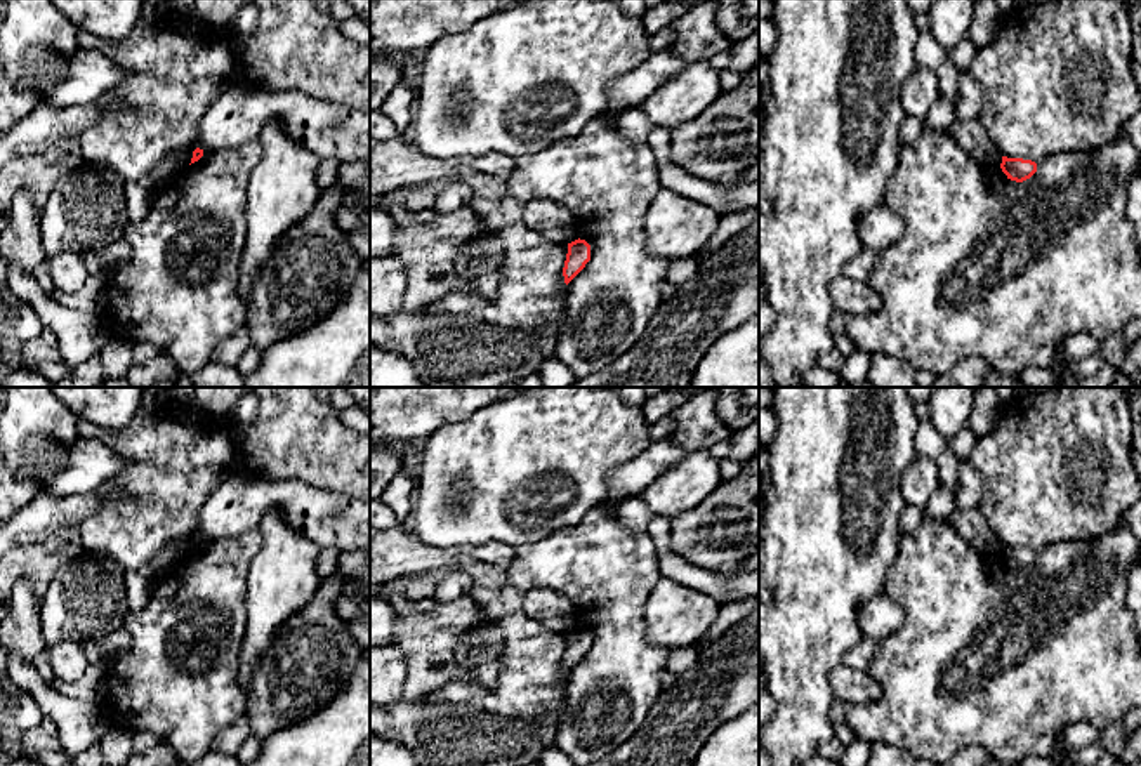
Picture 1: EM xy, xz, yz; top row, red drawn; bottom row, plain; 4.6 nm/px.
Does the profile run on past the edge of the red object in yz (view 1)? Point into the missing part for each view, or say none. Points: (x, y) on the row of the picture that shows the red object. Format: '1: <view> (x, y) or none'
1: none

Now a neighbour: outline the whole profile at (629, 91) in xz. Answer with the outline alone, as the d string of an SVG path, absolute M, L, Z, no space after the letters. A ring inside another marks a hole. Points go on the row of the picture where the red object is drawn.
M670 50L651 52L636 69L618 76L606 92L606 111L622 113L639 104L662 83L670 82L689 61Z

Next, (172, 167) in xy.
M195 149L177 151L167 156L158 167L151 170L149 177L153 181L162 181L163 184L179 181L191 163L193 151Z

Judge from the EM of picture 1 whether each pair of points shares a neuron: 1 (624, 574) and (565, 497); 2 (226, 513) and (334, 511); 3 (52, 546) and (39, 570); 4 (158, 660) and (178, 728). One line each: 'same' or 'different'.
1: different
2: same
3: same
4: same

